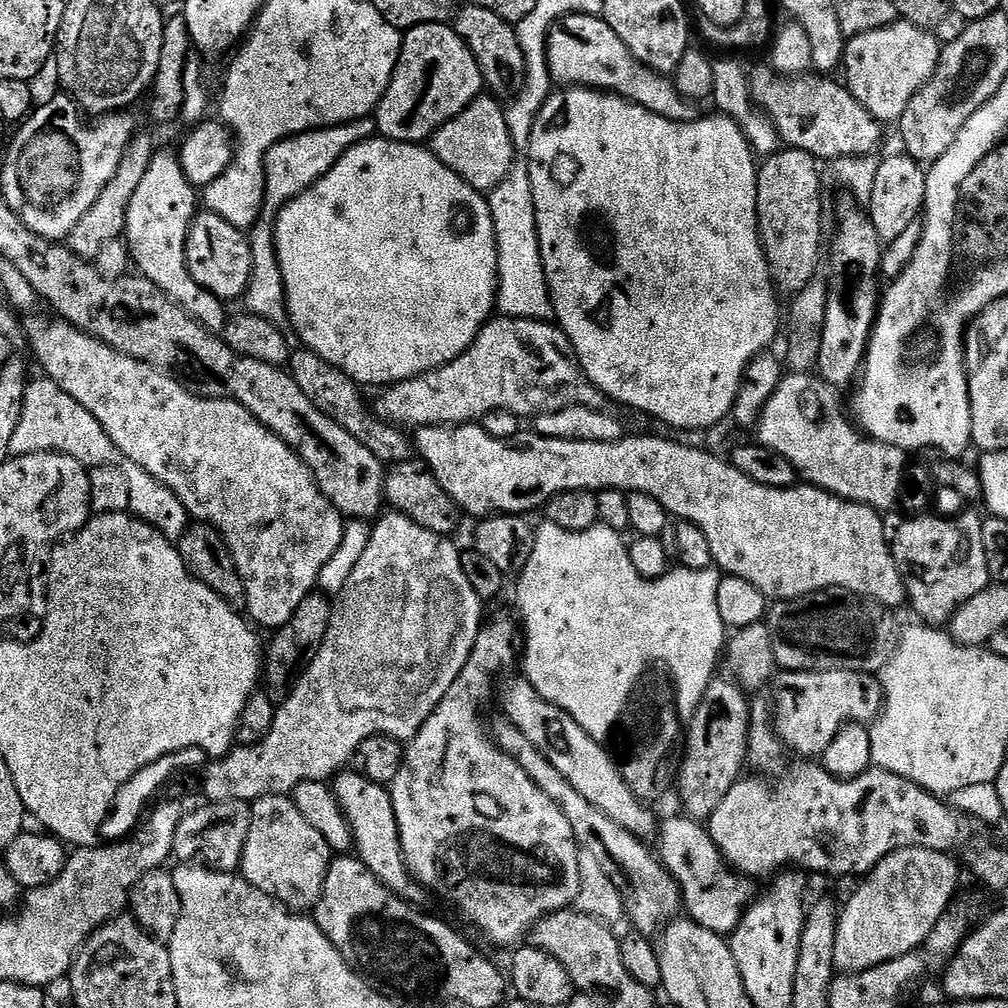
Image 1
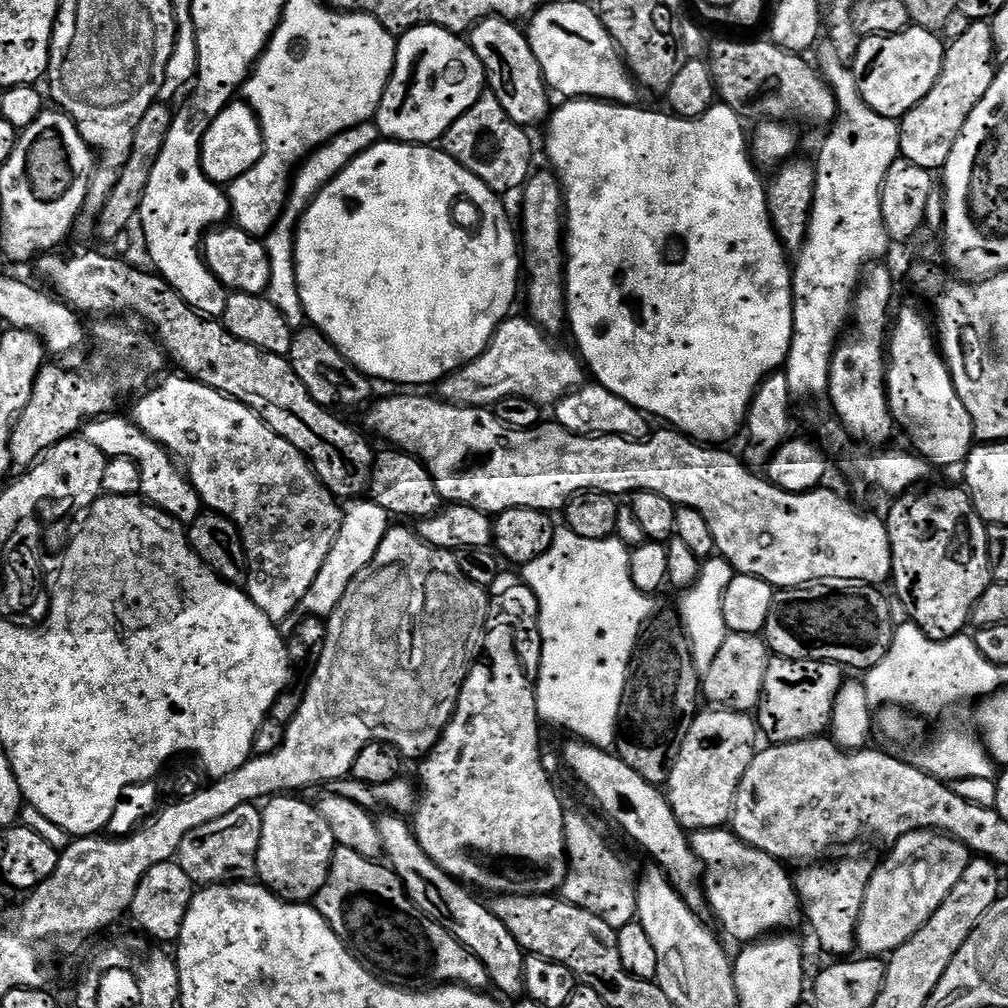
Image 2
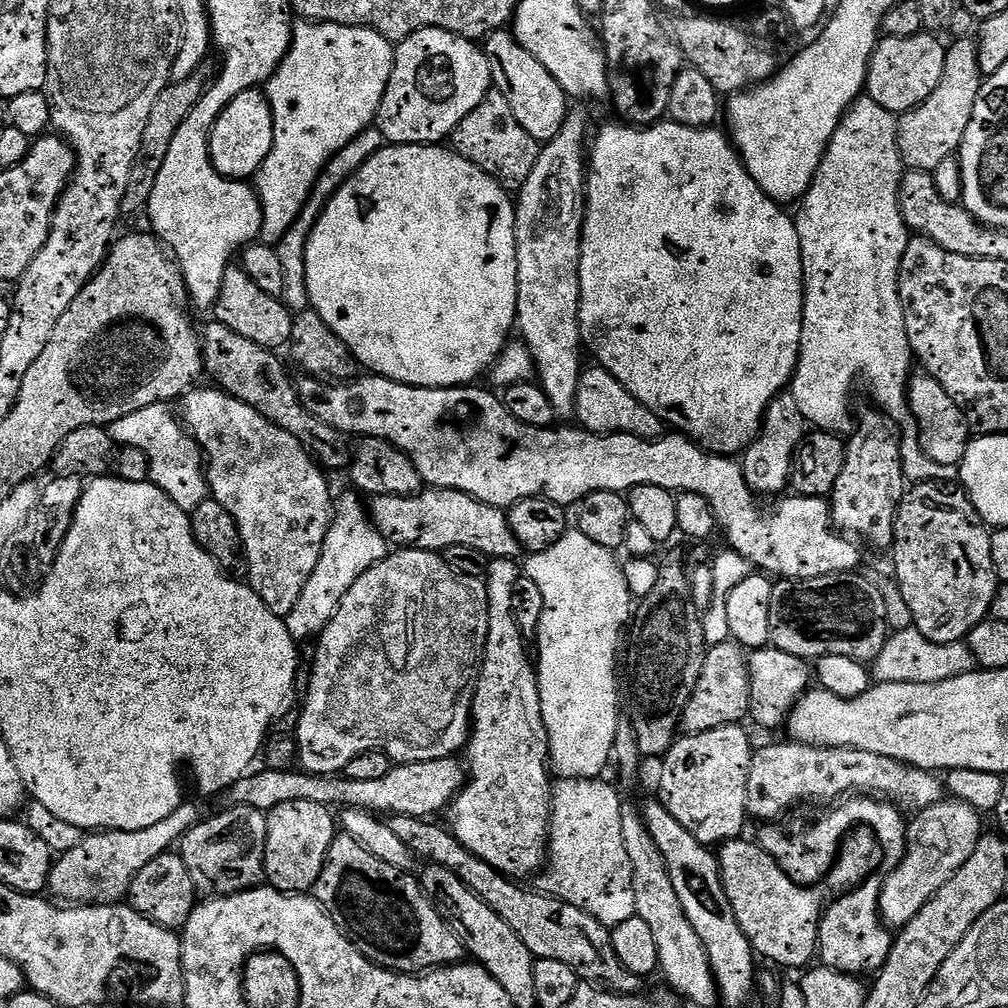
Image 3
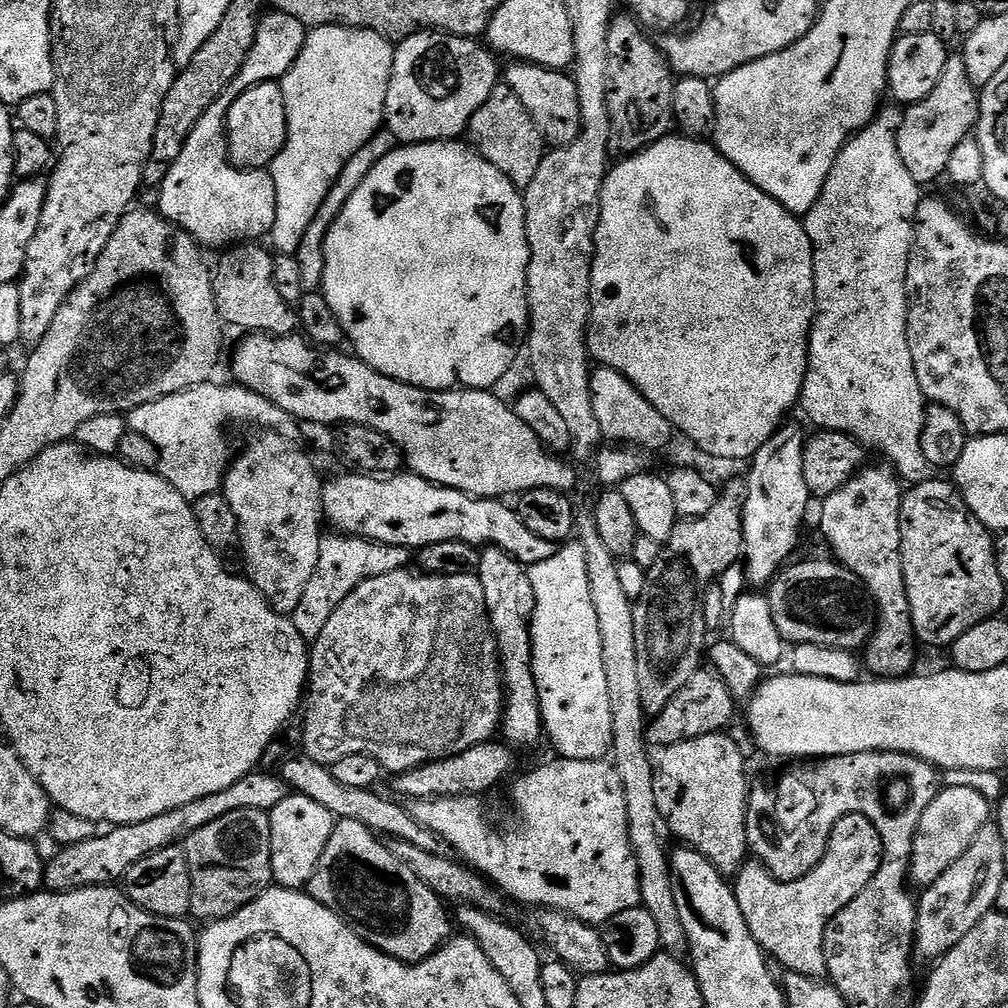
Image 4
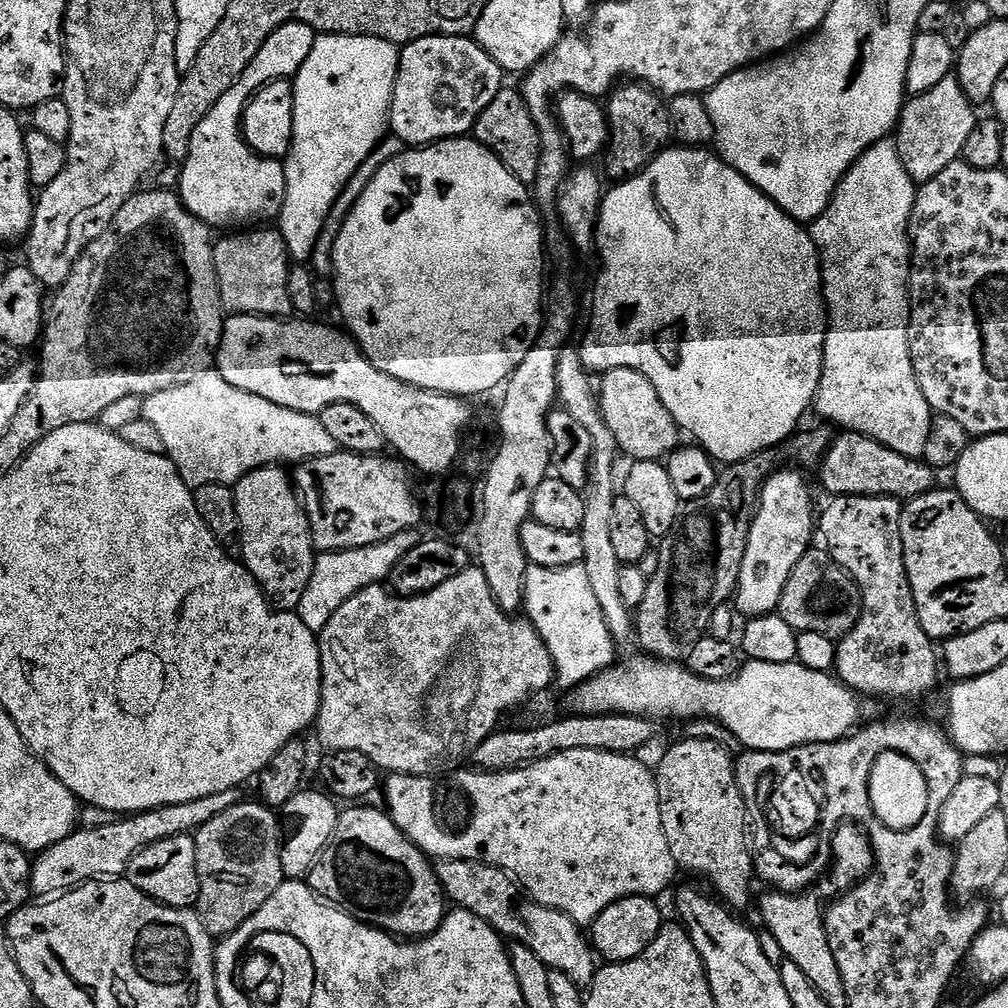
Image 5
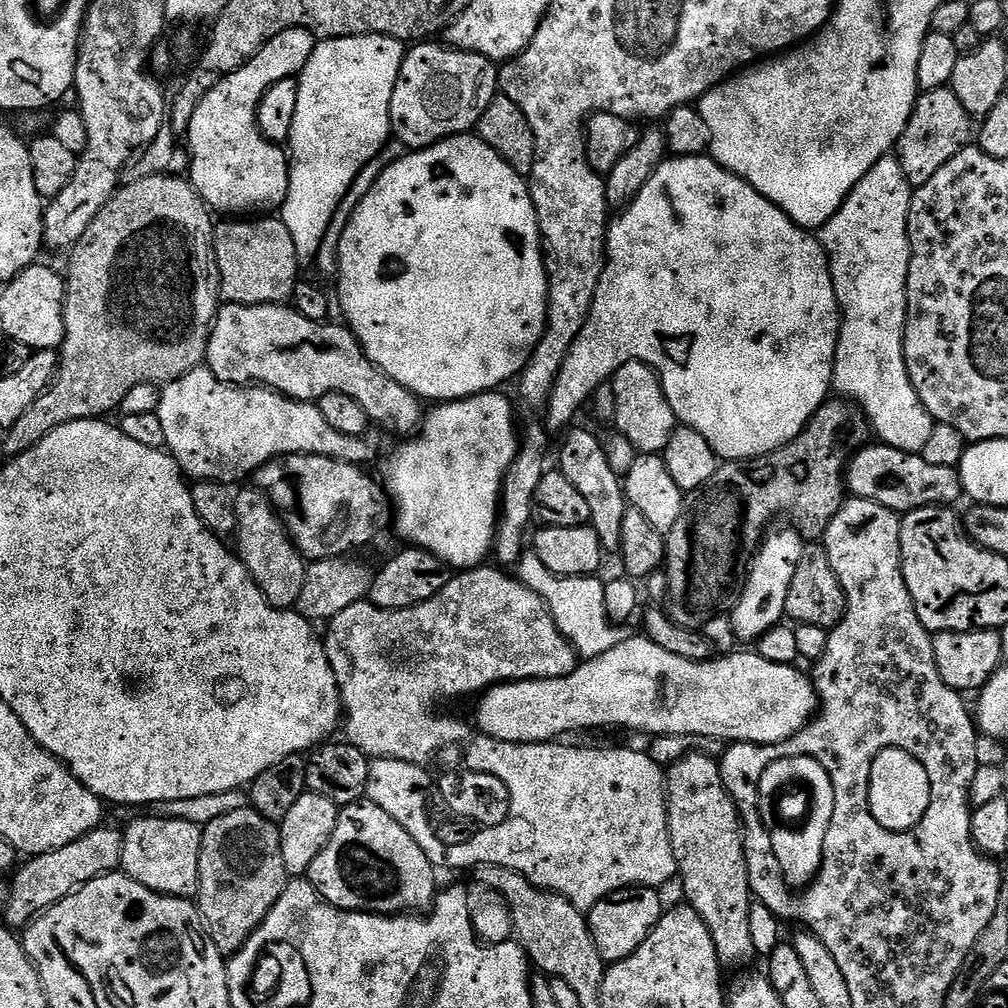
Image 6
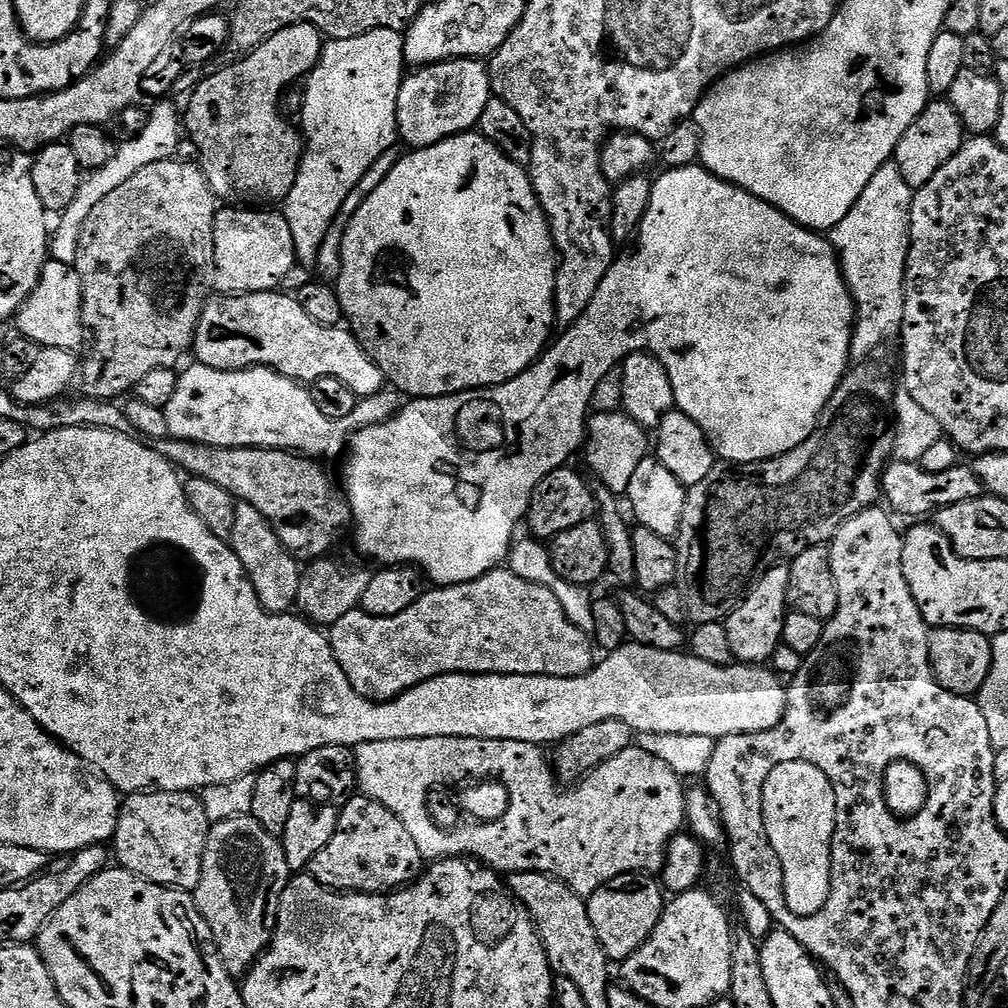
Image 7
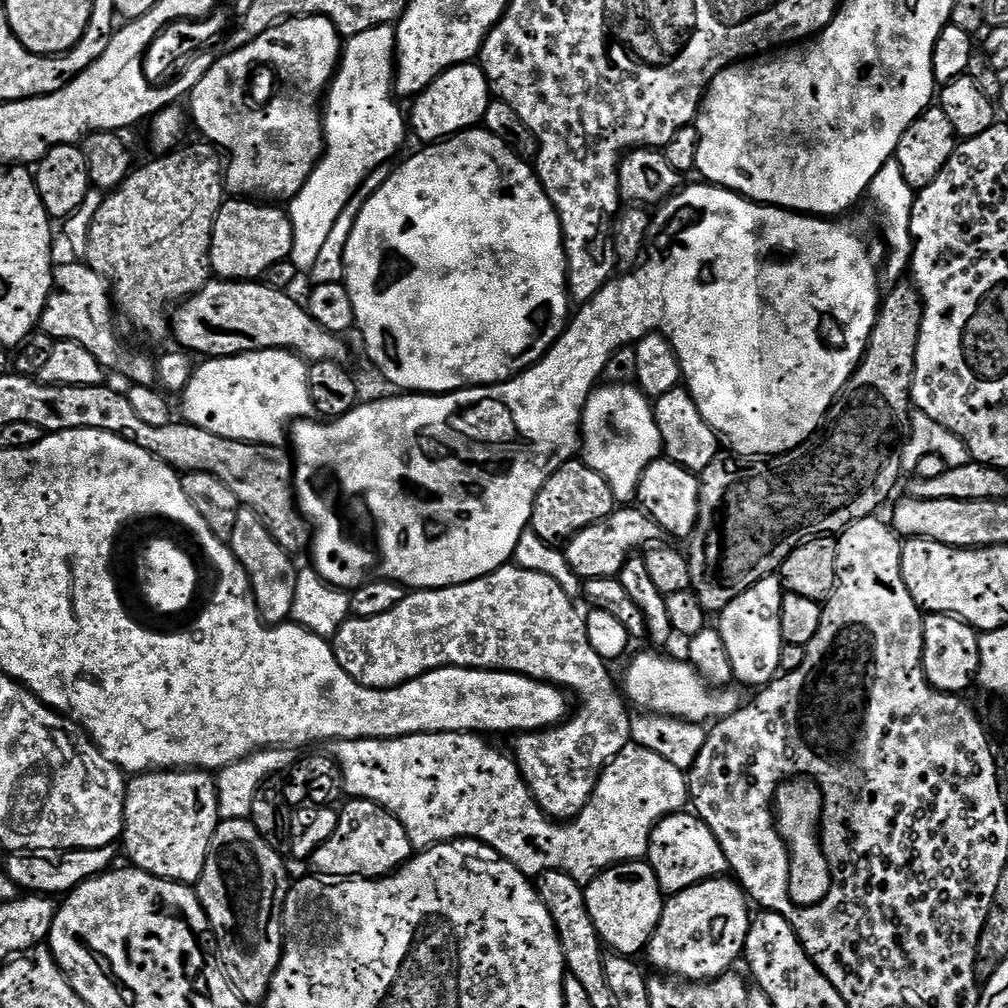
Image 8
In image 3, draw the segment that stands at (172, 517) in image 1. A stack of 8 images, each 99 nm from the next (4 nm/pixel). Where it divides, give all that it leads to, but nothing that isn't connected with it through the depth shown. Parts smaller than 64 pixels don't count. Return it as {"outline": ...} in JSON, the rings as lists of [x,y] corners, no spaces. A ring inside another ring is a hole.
{"outline":[[[155,404],[154,406],[146,406],[134,414],[126,414],[126,418],[118,418],[118,422],[111,424],[110,435],[117,445],[140,450],[148,459],[151,483],[157,484],[179,508],[190,514],[203,500],[209,499],[210,496],[206,464],[195,439],[181,427],[178,423],[177,413],[175,416],[170,409],[168,404]]]}

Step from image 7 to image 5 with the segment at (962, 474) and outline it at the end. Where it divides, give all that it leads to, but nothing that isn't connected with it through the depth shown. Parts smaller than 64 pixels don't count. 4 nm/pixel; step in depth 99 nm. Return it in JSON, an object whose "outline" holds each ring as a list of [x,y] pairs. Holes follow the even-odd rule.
{"outline":[[[847,430],[841,431],[833,439],[832,444],[828,447],[828,452],[819,465],[819,472],[820,484],[829,492],[827,495],[832,498],[837,496],[892,496],[896,500],[907,502],[916,496],[925,496],[938,484],[937,473],[929,464],[924,463],[923,459],[911,460],[878,442],[874,442],[868,436]]]}

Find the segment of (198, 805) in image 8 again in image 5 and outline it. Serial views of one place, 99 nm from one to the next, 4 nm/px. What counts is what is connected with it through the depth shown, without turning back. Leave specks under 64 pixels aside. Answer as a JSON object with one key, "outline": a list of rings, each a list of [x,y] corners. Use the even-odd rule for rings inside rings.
{"outline":[[[191,835],[175,836],[174,838],[162,838],[162,842],[154,842],[146,846],[132,861],[126,873],[126,879],[130,881],[142,894],[146,894],[151,900],[157,900],[171,908],[195,909],[200,902],[200,883],[196,873],[196,841]]]}

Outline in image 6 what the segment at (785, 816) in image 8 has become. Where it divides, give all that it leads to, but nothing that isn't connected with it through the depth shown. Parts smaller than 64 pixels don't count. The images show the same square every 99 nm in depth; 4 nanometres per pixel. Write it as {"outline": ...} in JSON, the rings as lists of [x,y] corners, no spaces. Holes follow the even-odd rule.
{"outline":[[[790,757],[771,763],[762,772],[759,779],[759,798],[761,803],[767,804],[774,798],[778,790],[790,786],[792,782],[807,784],[813,795],[812,820],[804,832],[777,832],[776,840],[771,842],[773,861],[785,884],[793,890],[802,890],[816,879],[824,860],[825,838],[829,833],[830,819],[834,814],[834,786],[830,781],[830,774],[812,757]]]}

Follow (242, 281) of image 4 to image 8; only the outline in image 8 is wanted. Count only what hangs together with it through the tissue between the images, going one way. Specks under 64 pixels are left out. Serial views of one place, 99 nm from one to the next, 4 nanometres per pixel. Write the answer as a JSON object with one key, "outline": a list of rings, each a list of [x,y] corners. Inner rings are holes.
{"outline":[[[228,198],[214,218],[210,242],[212,272],[222,280],[259,281],[276,263],[293,255],[292,220],[283,207],[252,198]]]}

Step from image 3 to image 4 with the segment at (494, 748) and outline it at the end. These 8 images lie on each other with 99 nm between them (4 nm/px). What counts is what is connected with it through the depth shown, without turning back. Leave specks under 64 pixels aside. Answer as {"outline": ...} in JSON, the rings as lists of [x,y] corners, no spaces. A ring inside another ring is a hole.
{"outline":[[[485,547],[480,554],[480,571],[482,594],[486,594],[486,610],[492,623],[492,631],[496,634],[496,651],[500,653],[500,662],[504,674],[504,691],[506,703],[502,721],[502,736],[509,745],[517,749],[528,748],[542,740],[544,719],[540,713],[538,686],[532,669],[532,621],[530,619],[534,601],[534,586],[528,577],[528,568],[520,564],[513,556],[506,554],[501,548]]]}

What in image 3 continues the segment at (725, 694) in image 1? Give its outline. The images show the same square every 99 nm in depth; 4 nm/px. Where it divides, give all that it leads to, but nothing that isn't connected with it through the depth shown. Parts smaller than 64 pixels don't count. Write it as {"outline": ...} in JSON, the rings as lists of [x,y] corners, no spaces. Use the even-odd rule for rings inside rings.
{"outline":[[[740,724],[706,730],[706,734],[681,735],[672,749],[662,757],[660,768],[660,803],[686,826],[698,842],[719,846],[737,839],[749,819],[746,806],[746,782],[754,744],[748,741]]]}

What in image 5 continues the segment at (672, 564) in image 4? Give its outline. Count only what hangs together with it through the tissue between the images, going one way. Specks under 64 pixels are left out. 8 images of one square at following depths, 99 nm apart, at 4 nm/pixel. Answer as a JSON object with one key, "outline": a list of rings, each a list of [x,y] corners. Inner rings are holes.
{"outline":[[[775,451],[759,452],[739,464],[729,464],[717,475],[714,486],[702,498],[691,501],[677,520],[672,533],[663,537],[658,551],[658,570],[646,586],[646,598],[634,616],[634,636],[647,655],[669,662],[680,662],[692,651],[692,647],[708,632],[714,612],[733,599],[738,574],[742,570],[742,558],[746,554],[746,542],[750,534],[752,518],[760,502],[760,487],[777,471]]]}

